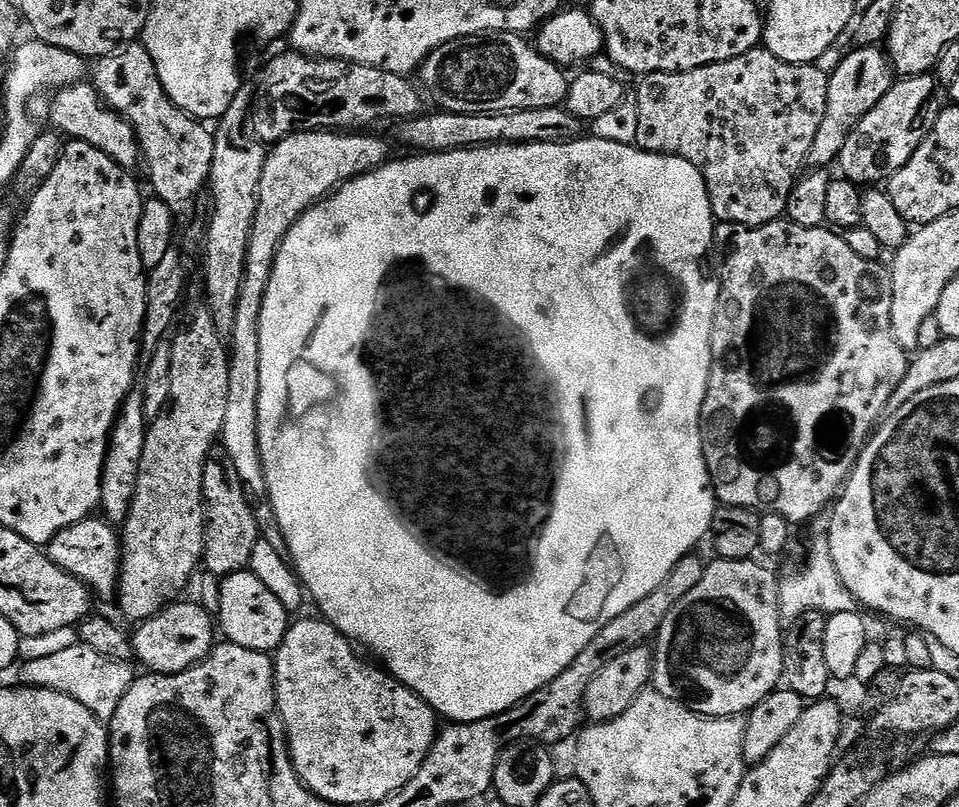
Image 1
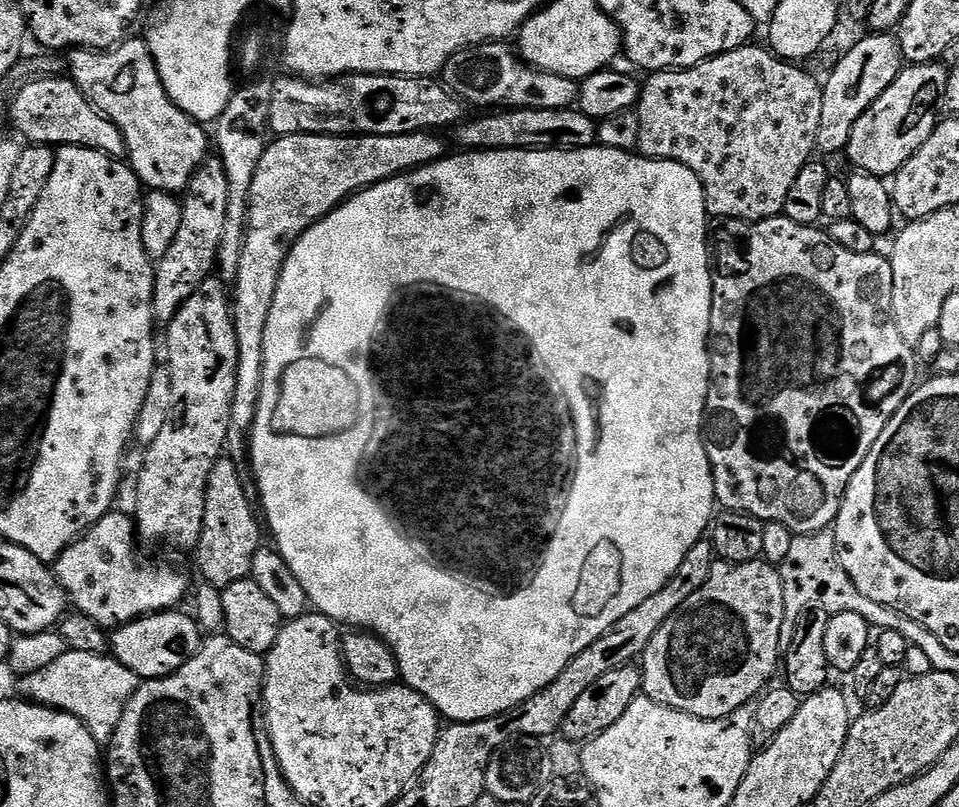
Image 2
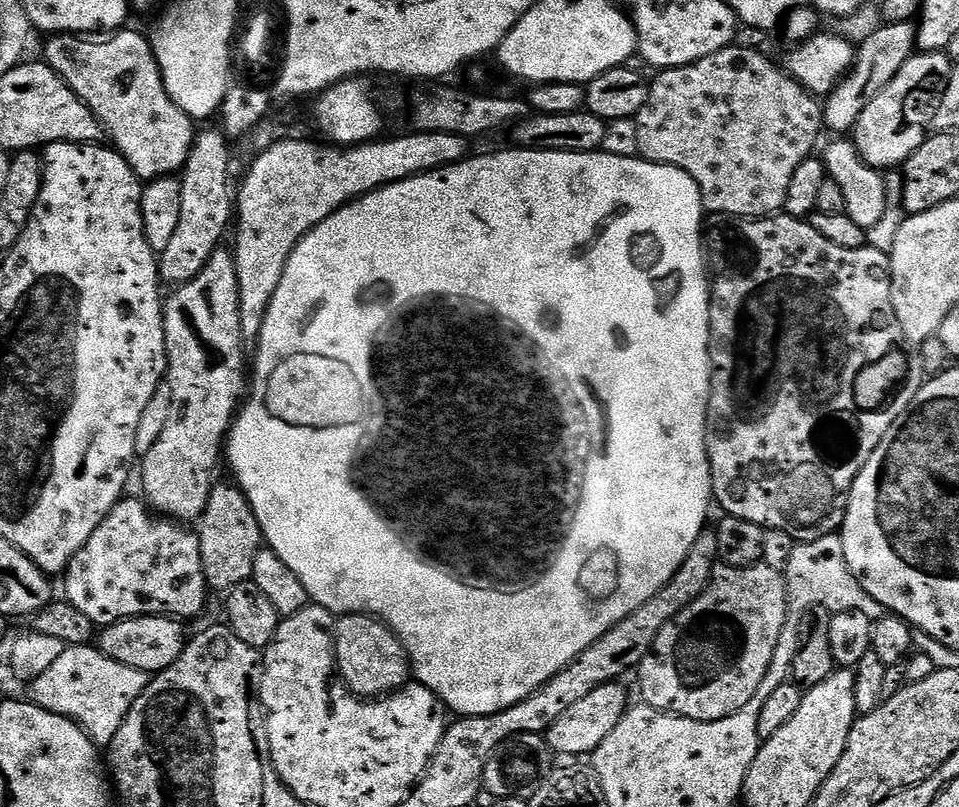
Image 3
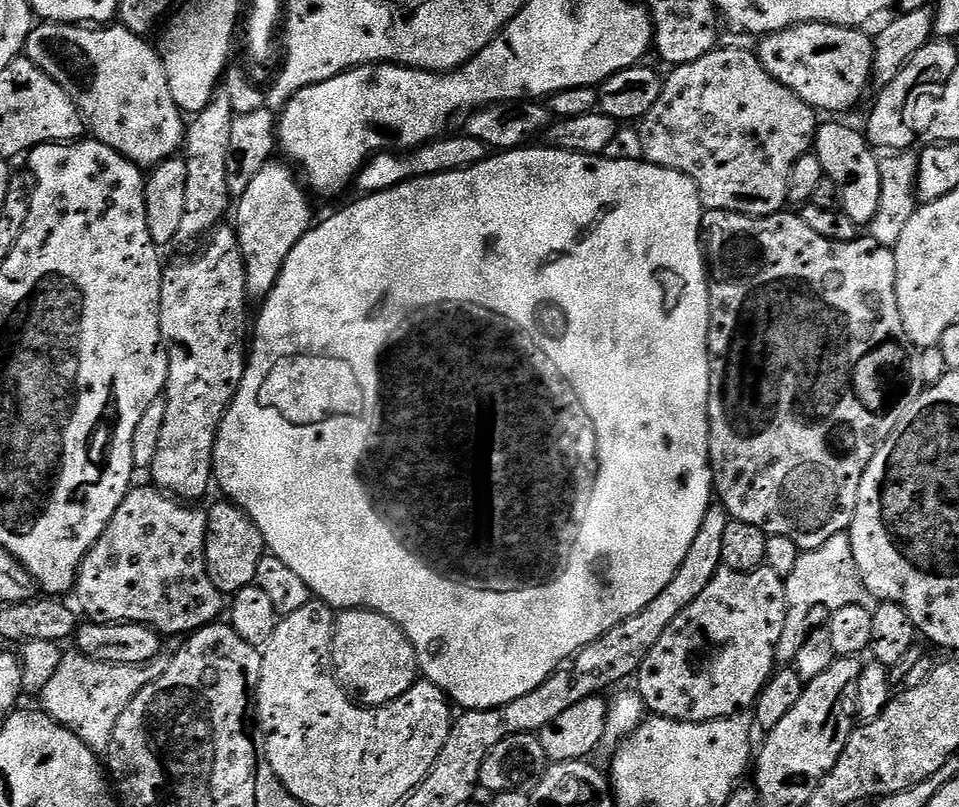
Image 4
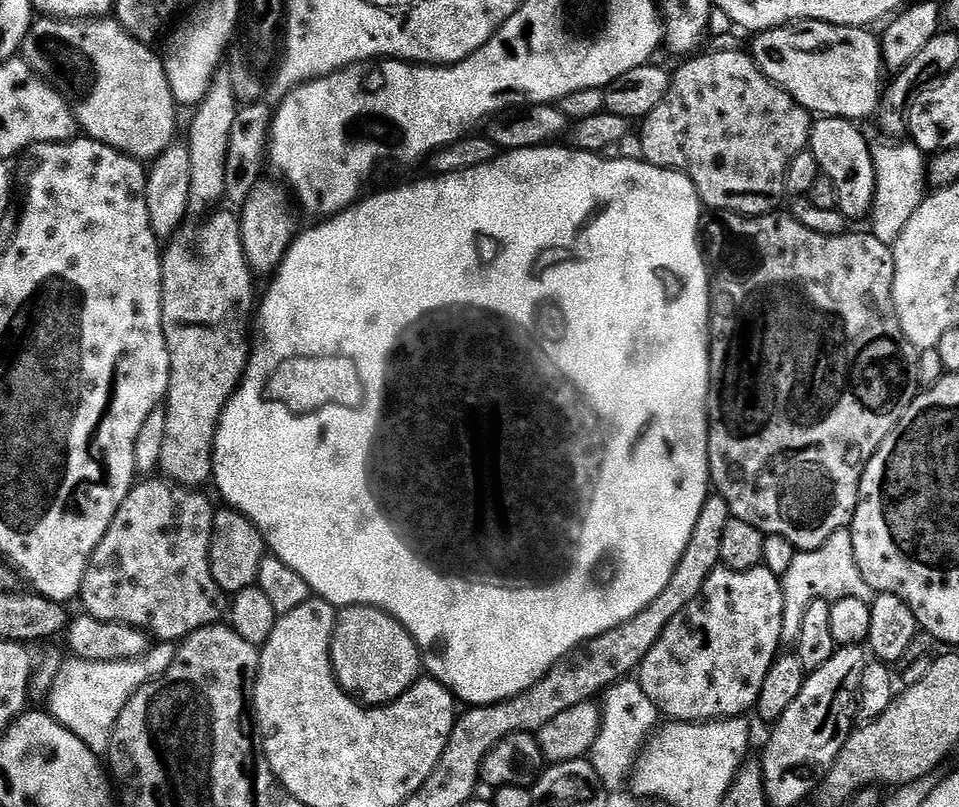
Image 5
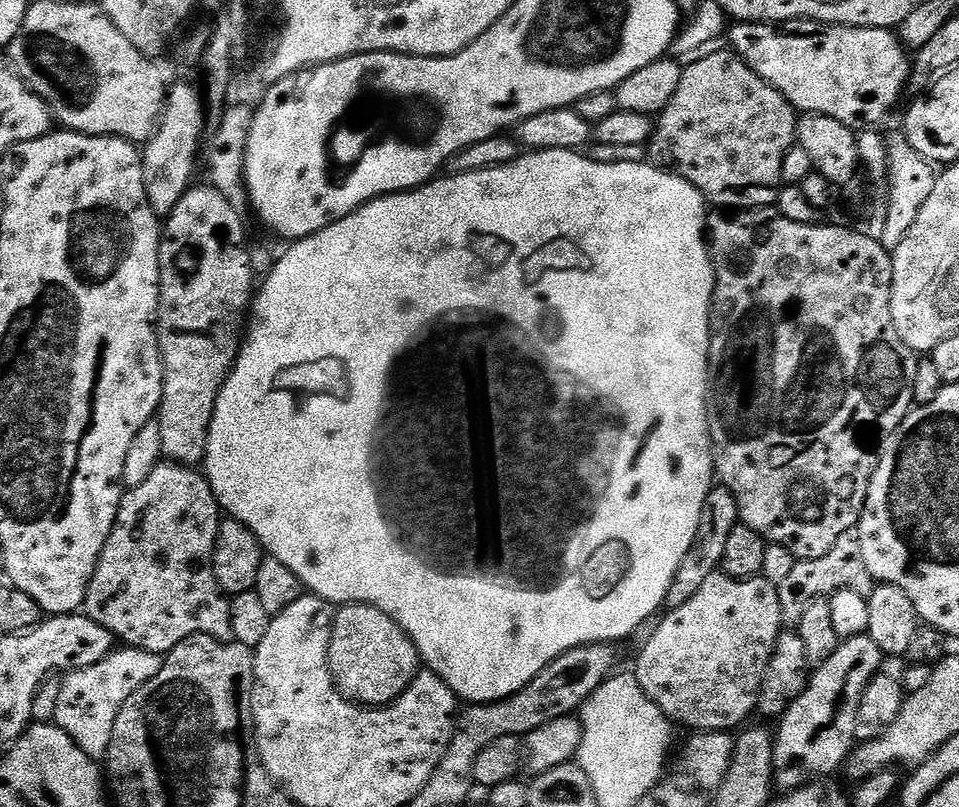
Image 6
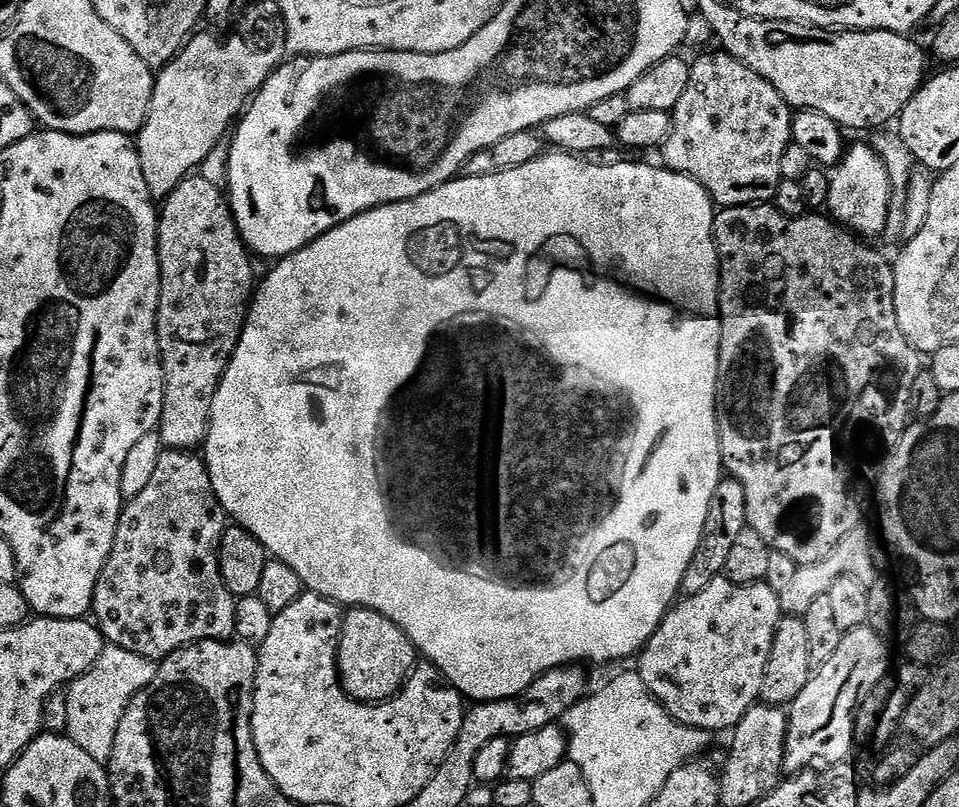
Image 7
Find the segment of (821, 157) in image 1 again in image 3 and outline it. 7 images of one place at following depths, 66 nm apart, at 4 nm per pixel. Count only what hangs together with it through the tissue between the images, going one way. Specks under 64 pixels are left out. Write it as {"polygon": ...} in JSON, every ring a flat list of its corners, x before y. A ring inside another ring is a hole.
{"polygon":[[881,23,856,48,852,69,844,75,837,88,823,101,824,128,832,134,848,134,855,128,862,110,874,102,876,95,902,70,902,66,917,51,916,24]]}

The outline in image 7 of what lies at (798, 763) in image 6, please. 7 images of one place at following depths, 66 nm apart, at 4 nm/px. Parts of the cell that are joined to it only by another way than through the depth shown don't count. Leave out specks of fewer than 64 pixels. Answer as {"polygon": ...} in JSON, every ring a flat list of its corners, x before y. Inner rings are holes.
{"polygon":[[855,628,844,633,830,662,819,665,813,671,810,682,806,682,806,690,802,690,802,694,798,694,798,698,787,709,785,773,795,774,813,766,843,764,849,759,852,740,857,739,856,712,860,702,868,697,868,692,874,690,876,684,889,679,893,664,888,643,872,628]]}

